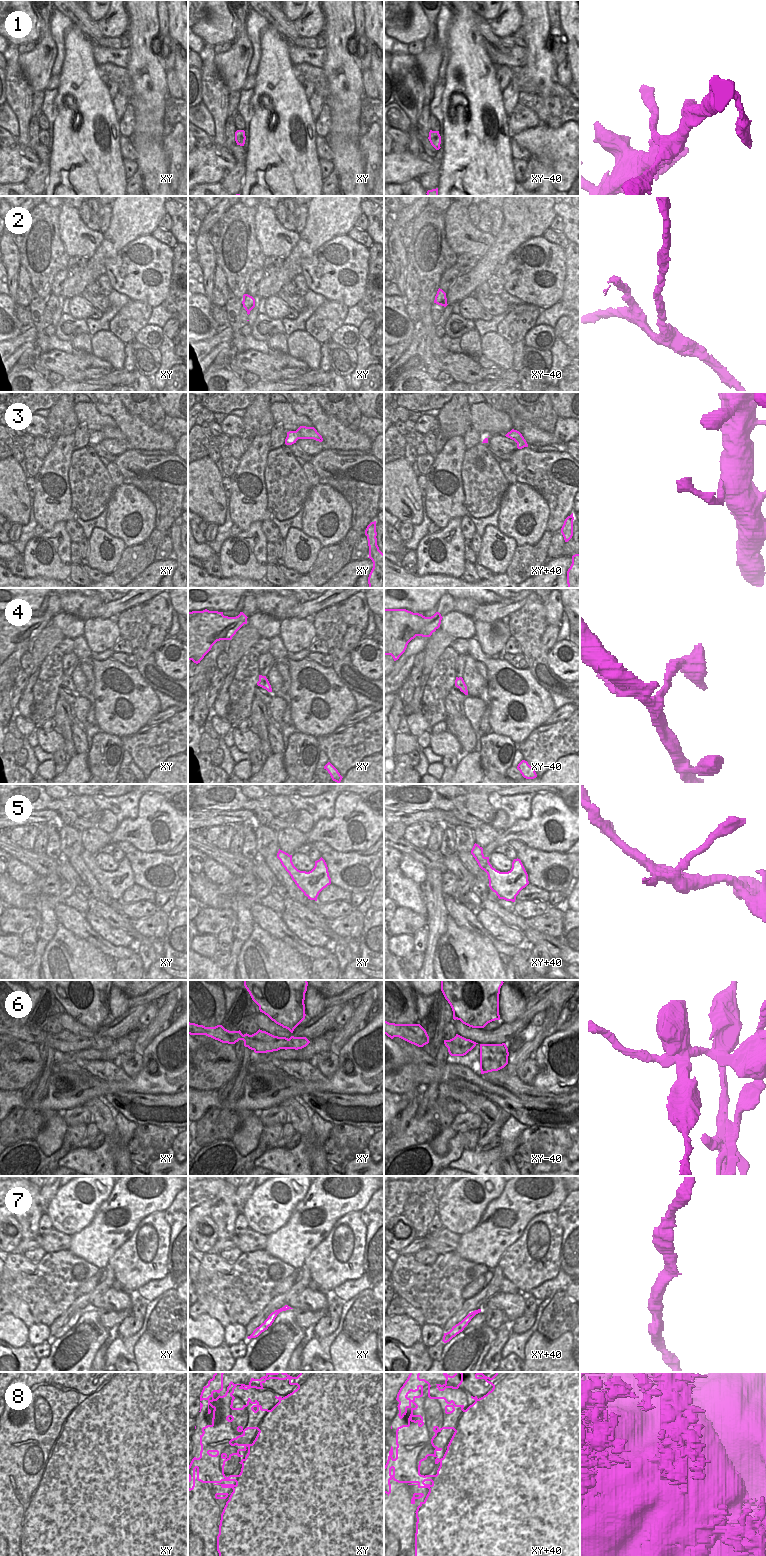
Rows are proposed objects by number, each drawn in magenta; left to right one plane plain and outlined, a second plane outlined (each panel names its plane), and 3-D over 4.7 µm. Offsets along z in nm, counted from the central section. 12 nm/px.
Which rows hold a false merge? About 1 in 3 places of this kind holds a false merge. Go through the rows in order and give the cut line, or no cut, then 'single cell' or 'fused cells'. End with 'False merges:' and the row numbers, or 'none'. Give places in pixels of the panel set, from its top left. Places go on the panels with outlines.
1: no cut | single cell
2: no cut | single cell
3: no cut | single cell
4: xy (265, 676), (258, 681) | fused cells
5: no cut | single cell
6: xy (290, 1038), (290, 1043), (285, 1049) | fused cells
7: no cut | single cell
8: no cut | single cell
False merges: 4, 6

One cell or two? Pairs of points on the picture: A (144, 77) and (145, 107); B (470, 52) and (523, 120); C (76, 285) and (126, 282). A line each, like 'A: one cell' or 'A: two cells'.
A: one cell
B: two cells
C: two cells

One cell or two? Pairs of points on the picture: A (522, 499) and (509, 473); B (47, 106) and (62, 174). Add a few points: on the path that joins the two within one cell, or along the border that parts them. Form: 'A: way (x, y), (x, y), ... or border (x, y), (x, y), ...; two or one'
A: border (516, 482), (510, 485); two
B: border (53, 107), (53, 143), (50, 147); two

